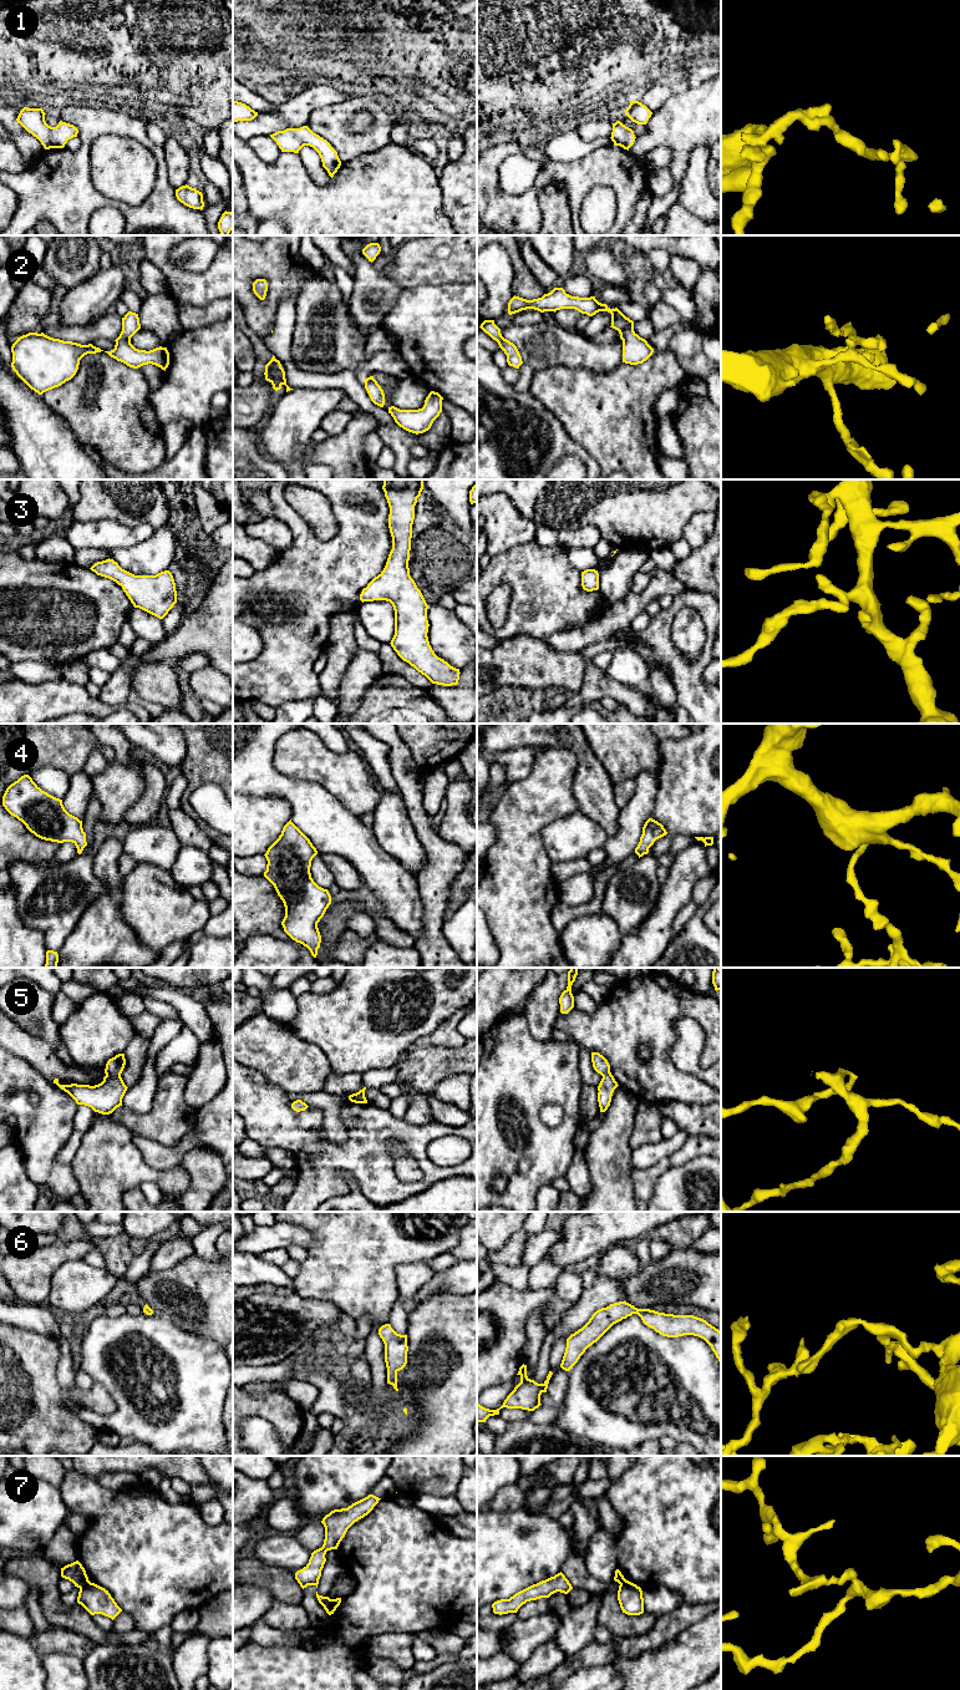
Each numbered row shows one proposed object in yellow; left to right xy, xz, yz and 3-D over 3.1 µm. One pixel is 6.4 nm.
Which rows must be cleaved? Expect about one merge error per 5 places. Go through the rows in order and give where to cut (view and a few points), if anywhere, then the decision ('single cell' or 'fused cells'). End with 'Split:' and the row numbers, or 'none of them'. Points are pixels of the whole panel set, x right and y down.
1: no cut; single cell
2: no cut; single cell
3: no cut; single cell
4: no cut; single cell
5: cut in xy along (106, 1072), (120, 1075); fused cells
6: no cut; single cell
7: cut in xy along (89, 1581), (79, 1587); fused cells
Split: 5, 7

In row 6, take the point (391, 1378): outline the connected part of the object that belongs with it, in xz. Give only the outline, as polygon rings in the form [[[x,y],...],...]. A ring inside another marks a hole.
[[[390,1324],[379,1329],[379,1335],[385,1344],[385,1362],[387,1367],[387,1384],[397,1389],[397,1372],[407,1364],[407,1335],[397,1334]]]

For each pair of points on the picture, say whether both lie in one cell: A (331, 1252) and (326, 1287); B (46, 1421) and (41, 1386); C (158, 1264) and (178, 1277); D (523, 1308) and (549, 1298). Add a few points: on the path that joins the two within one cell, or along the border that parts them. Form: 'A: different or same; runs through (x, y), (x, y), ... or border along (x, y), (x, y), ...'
A: same; runs through (331, 1260), (331, 1272), (326, 1278)
B: same; runs through (41, 1412), (41, 1395)
C: different; border along (192, 1254), (168, 1268), (148, 1272)
D: same; runs through (529, 1302), (543, 1300)

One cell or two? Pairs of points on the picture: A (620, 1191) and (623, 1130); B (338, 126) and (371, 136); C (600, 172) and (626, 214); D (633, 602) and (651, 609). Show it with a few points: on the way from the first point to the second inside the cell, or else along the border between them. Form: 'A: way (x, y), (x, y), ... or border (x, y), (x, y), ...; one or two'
A: way (619, 1176), (619, 1145); one
B: way (346, 135), (350, 138), (362, 138); one
C: way (611, 179), (625, 193), (625, 203); one
D: border (655, 599), (644, 610); two

